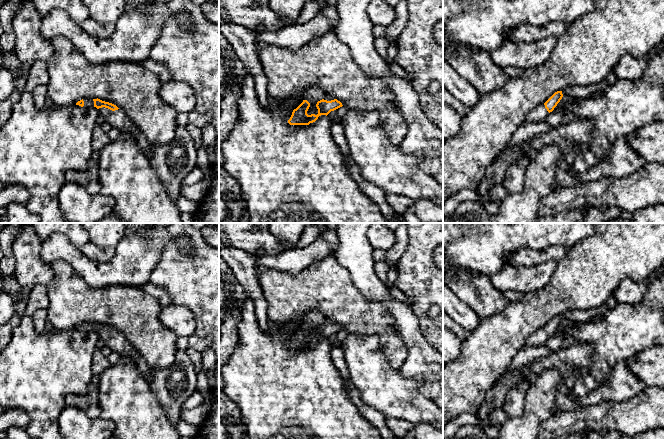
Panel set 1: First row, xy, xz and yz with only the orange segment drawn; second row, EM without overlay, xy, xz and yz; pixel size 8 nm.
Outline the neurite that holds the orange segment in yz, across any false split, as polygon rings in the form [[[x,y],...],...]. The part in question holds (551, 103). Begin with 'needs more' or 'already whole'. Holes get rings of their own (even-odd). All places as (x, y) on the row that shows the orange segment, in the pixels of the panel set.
needs more; [[[557,91],[544,104],[532,109],[526,117],[527,123],[545,122],[547,115],[554,110],[562,97],[562,91]]]

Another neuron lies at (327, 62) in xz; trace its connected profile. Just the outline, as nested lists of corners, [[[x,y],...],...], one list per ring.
[[[334,30],[298,49],[259,43],[255,44],[255,51],[267,77],[267,93],[271,100],[286,106],[304,95],[310,87],[317,85],[348,110],[377,112],[380,125],[391,143],[400,145],[403,141],[407,126],[404,118],[396,110],[393,93],[381,78],[368,76],[359,68],[349,47],[338,39]]]

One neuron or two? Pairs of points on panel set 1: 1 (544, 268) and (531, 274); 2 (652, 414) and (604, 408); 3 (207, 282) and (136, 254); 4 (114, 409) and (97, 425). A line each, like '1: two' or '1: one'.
1: one
2: one
3: two
4: two

